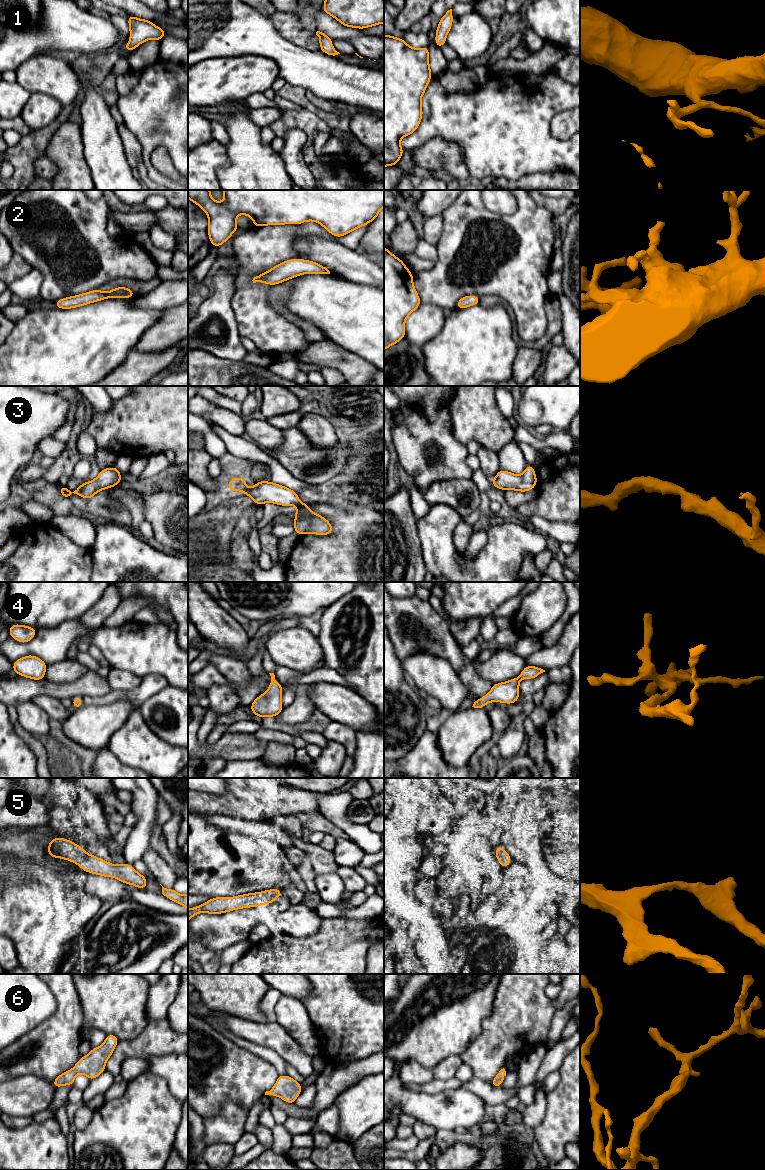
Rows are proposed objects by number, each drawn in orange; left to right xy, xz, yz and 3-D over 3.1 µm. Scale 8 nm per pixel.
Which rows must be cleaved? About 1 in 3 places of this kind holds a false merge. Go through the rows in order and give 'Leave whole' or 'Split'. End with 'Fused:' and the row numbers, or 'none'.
1: Leave whole
2: Leave whole
3: Leave whole
4: Leave whole
5: Leave whole
6: Leave whole
Fused: none

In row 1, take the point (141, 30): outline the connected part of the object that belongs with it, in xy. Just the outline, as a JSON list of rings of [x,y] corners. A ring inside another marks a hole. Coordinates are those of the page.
[[[128,14],[128,24],[130,28],[130,42],[124,45],[126,52],[130,53],[146,40],[154,39],[159,42],[167,34],[162,28],[157,27],[151,21],[139,19]]]

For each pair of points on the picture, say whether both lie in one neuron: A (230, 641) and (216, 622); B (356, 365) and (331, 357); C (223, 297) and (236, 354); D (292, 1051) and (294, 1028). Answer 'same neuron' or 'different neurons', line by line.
A: same neuron
B: same neuron
C: same neuron
D: different neurons

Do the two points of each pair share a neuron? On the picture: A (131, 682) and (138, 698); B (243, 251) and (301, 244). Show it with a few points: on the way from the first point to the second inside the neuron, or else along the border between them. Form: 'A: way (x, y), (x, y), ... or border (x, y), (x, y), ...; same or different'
A: border (142, 678), (142, 681), (132, 689), (111, 691); different
B: border (317, 237), (300, 237), (296, 241), (297, 258); different

